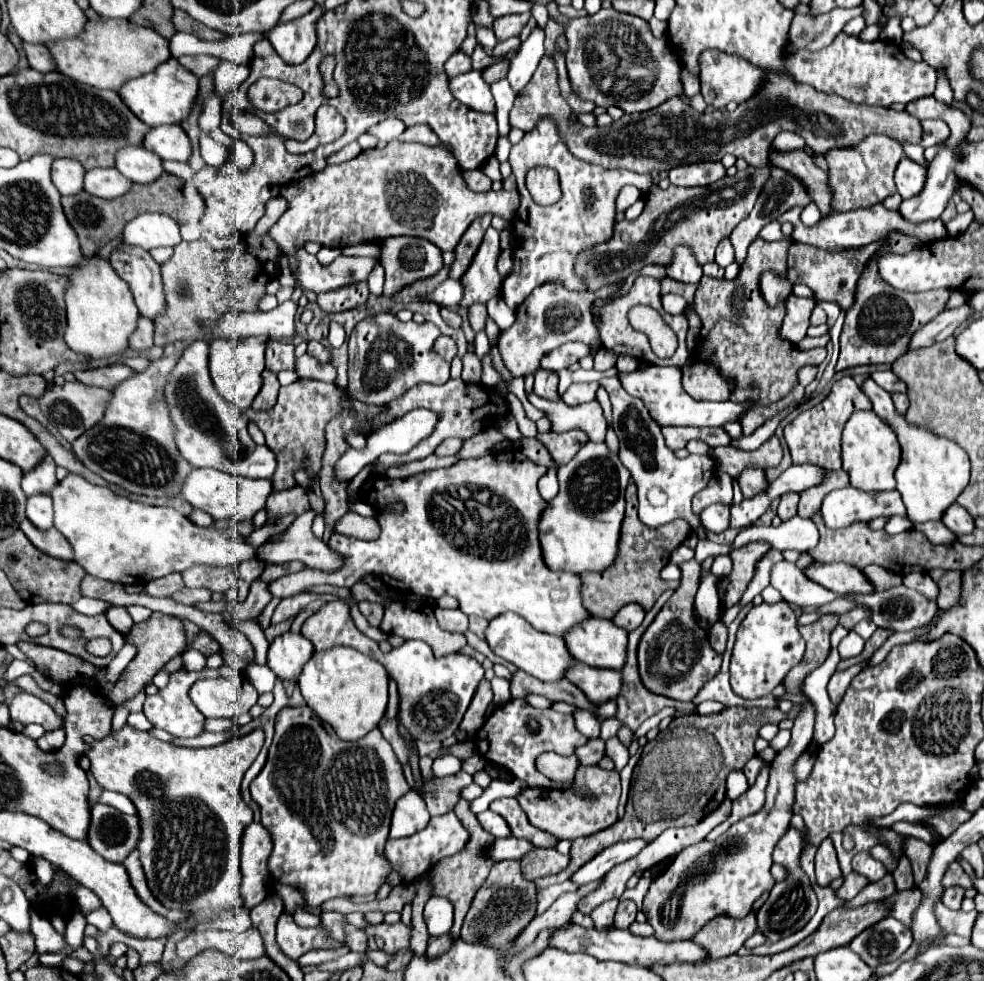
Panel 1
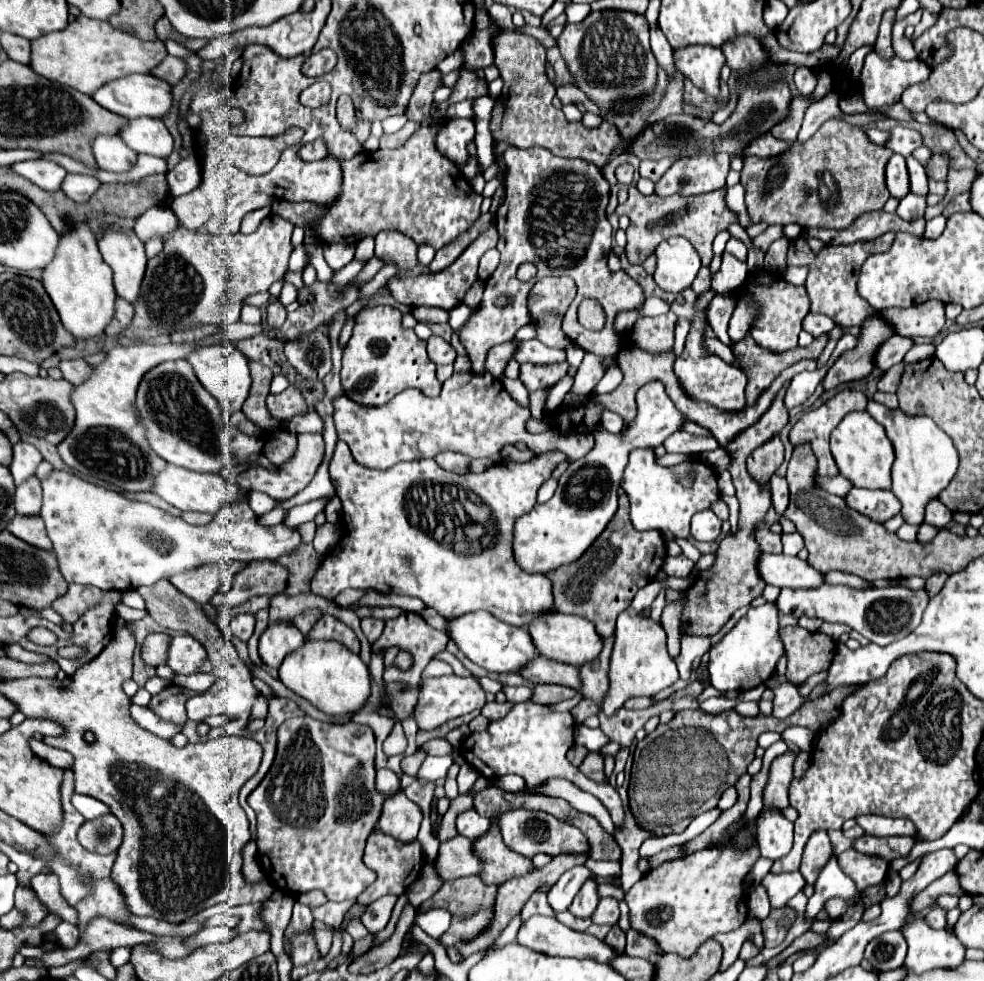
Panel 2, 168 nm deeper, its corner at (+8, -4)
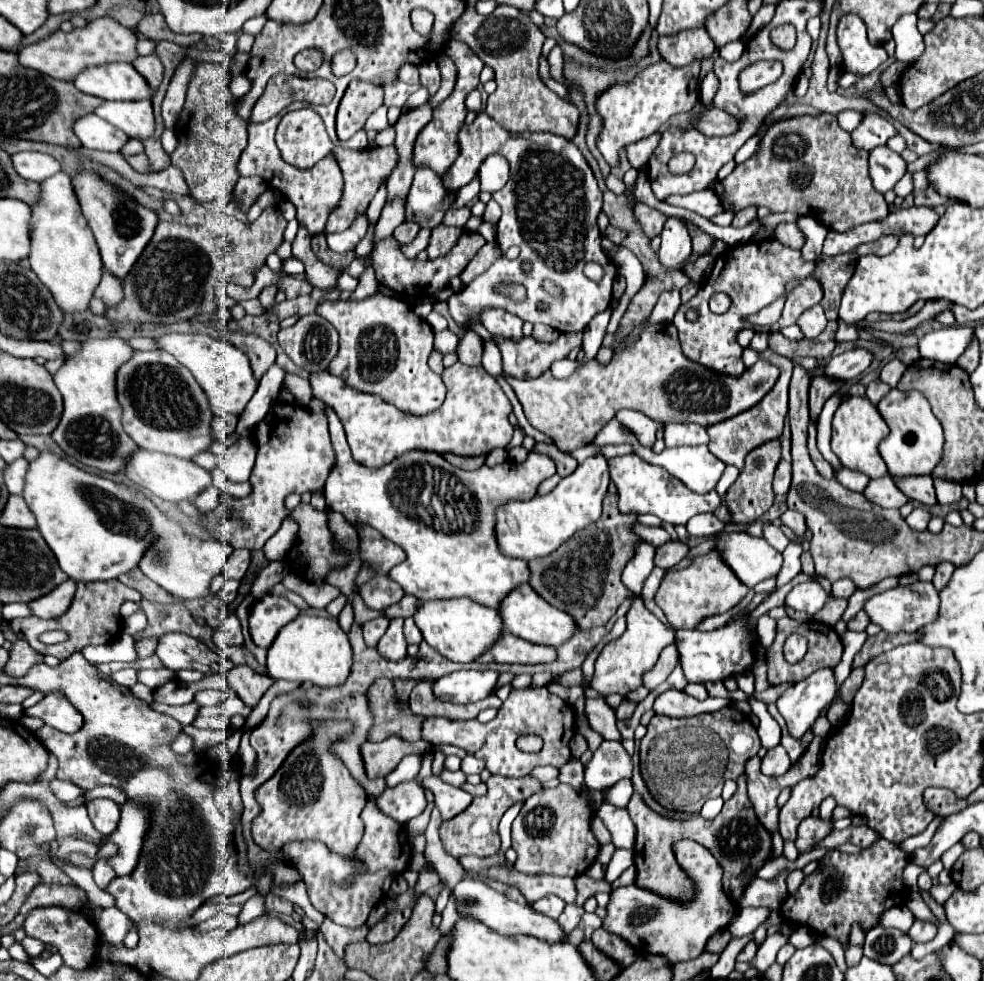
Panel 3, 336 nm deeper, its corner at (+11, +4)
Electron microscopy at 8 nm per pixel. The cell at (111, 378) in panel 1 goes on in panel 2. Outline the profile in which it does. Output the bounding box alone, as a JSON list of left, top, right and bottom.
[58,359,92,385]

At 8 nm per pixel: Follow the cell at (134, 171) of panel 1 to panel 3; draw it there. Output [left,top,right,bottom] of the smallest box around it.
[73,113,129,153]

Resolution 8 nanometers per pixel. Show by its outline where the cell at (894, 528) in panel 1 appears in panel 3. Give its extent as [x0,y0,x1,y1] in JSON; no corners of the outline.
[905,507,931,531]

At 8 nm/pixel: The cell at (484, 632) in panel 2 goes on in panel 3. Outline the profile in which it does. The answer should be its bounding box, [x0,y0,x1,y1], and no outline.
[415,599,503,663]

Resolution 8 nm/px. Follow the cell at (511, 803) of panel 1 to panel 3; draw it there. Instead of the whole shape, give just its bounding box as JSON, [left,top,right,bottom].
[511,785,599,877]

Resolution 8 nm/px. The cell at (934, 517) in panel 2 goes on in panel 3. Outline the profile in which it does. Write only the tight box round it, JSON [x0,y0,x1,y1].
[895,477,937,507]

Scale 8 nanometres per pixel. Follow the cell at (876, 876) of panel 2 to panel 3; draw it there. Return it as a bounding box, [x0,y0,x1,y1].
[781,839,909,947]

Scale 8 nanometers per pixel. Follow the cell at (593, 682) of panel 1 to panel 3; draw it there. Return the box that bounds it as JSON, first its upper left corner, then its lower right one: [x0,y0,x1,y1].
[489,633,557,665]

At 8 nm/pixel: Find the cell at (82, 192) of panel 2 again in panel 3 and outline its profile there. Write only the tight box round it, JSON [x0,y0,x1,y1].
[29,171,103,313]

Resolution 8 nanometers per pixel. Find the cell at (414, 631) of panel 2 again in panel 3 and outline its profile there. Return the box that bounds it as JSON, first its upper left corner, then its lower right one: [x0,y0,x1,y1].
[377,617,407,659]

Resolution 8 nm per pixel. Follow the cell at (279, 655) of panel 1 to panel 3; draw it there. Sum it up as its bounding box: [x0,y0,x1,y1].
[249,595,299,649]

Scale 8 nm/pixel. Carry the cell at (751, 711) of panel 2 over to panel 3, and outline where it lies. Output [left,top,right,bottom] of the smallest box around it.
[653,691,726,717]

